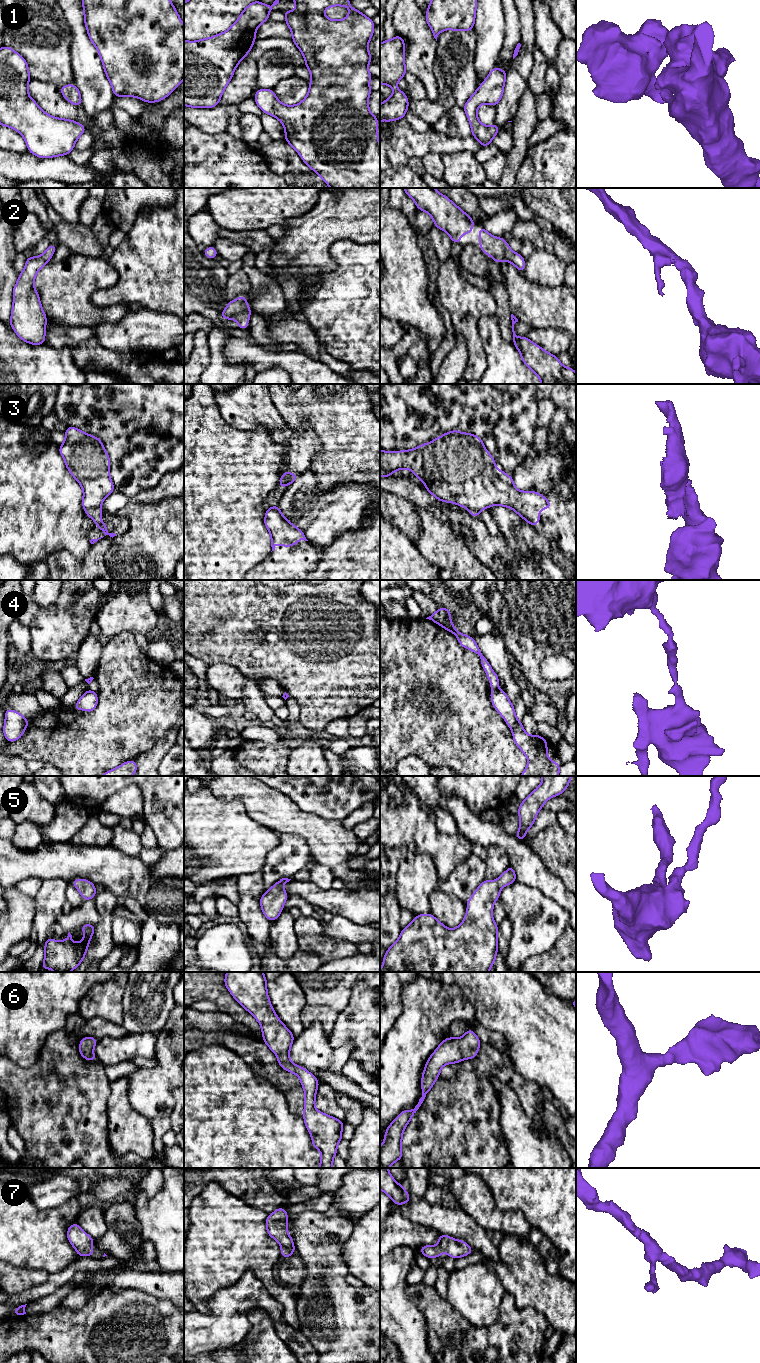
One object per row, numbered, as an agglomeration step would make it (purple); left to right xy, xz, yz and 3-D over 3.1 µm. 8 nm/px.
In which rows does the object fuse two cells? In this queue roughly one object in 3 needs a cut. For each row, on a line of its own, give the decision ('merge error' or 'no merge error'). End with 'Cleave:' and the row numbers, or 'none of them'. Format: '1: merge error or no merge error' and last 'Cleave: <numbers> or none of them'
1: no merge error
2: no merge error
3: merge error
4: merge error
5: no merge error
6: no merge error
7: no merge error
Cleave: 3, 4

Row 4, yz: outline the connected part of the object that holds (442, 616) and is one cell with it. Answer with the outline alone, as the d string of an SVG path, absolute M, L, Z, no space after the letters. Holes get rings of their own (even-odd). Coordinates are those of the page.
M442 607L438 609L435 613L433 613L431 616L427 617L426 619L432 620L436 624L441 625L447 631L453 633L458 638L459 644L463 648L475 652L481 659L481 665L486 675L488 676L492 691L499 690L498 684L500 680L496 675L496 673L491 668L488 660L485 658L480 648L477 646L474 639L471 636L464 635L460 633L458 630L456 630L454 624L450 621L450 618L451 612L446 607Z

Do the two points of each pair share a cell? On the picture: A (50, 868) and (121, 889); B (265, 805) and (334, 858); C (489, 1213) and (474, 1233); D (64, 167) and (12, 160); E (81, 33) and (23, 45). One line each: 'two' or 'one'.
A: one
B: one
C: two
D: one
E: two

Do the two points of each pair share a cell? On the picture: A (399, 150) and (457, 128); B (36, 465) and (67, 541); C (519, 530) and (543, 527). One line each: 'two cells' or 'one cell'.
A: two cells
B: one cell
C: two cells

